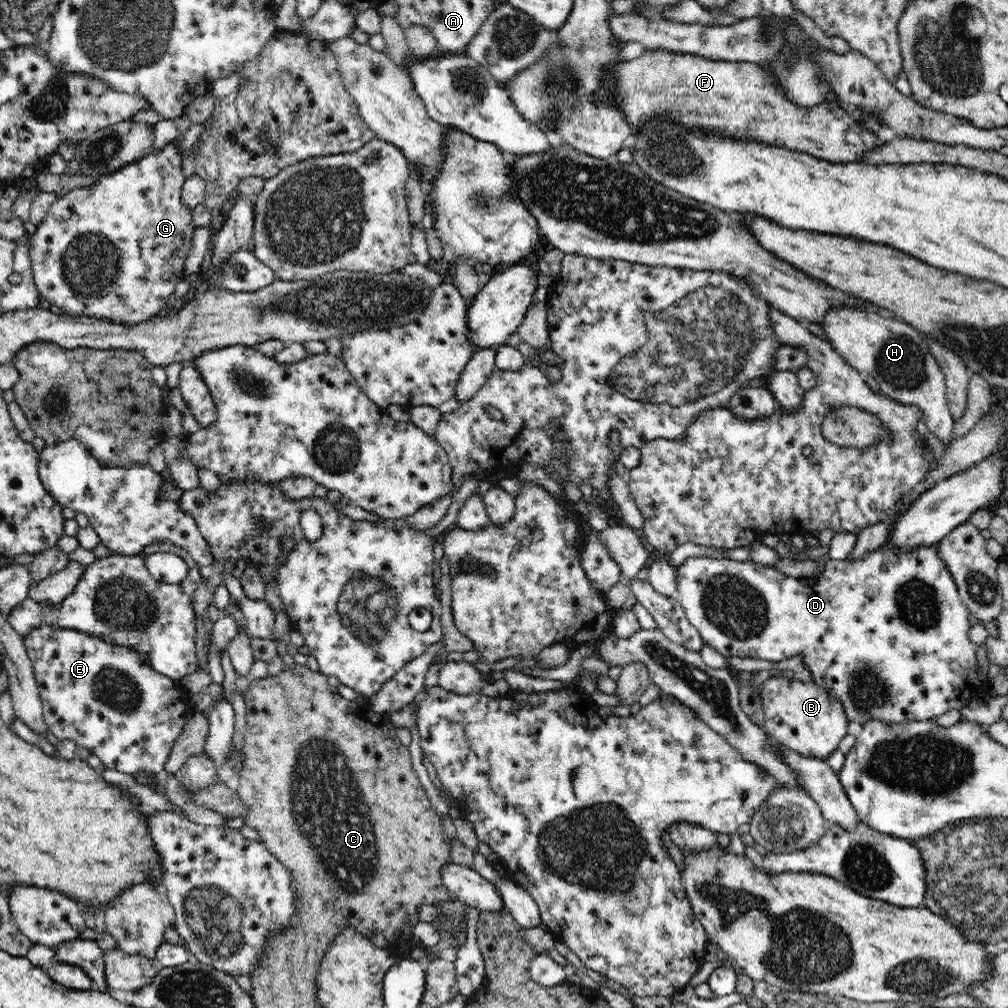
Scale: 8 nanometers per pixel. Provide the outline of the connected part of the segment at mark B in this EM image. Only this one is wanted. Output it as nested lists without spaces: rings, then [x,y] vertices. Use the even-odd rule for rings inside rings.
[[[769,677],[760,686],[765,724],[763,728],[780,742],[808,758],[828,759],[838,749],[840,740],[848,734],[849,718],[835,694],[815,682],[800,682],[788,677]]]

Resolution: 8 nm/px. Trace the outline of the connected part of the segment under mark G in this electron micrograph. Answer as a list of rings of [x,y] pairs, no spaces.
[[[176,138],[170,144],[166,144],[162,150],[153,150],[148,156],[144,156],[136,162],[130,162],[130,165],[122,166],[117,172],[96,178],[94,184],[90,184],[90,186],[77,188],[58,196],[56,202],[50,206],[44,220],[38,224],[35,235],[31,238],[30,261],[33,263],[33,278],[40,296],[48,300],[50,304],[62,308],[65,314],[75,317],[87,316],[108,319],[110,322],[122,323],[122,325],[133,325],[146,321],[158,314],[163,306],[166,306],[168,297],[183,279],[185,260],[190,254],[194,232],[197,228],[192,223],[192,208],[184,206],[181,199],[181,188],[187,178],[181,169],[184,157],[181,155],[178,143],[179,138]]]

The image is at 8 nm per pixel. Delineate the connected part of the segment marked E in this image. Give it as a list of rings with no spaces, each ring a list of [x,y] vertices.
[[[43,623],[34,626],[23,639],[29,659],[33,662],[43,718],[49,732],[58,740],[72,740],[77,746],[87,748],[90,754],[96,755],[102,761],[104,770],[118,770],[132,776],[140,771],[150,773],[156,779],[154,786],[150,788],[181,807],[182,813],[185,813],[182,814],[184,818],[204,826],[223,826],[226,817],[192,802],[180,781],[164,770],[178,734],[185,729],[186,722],[194,711],[191,696],[178,679],[158,673],[132,647],[108,642],[98,635],[86,633],[86,630],[66,629],[66,626]]]

